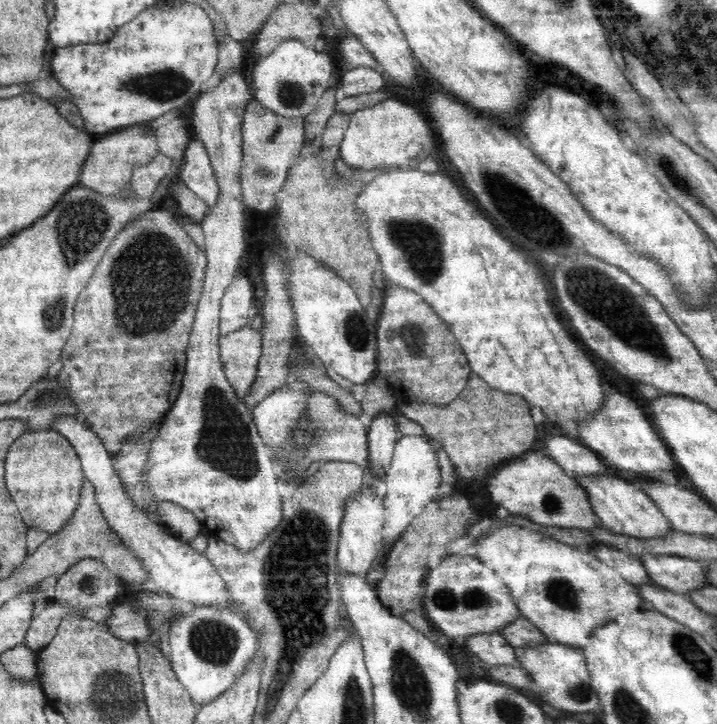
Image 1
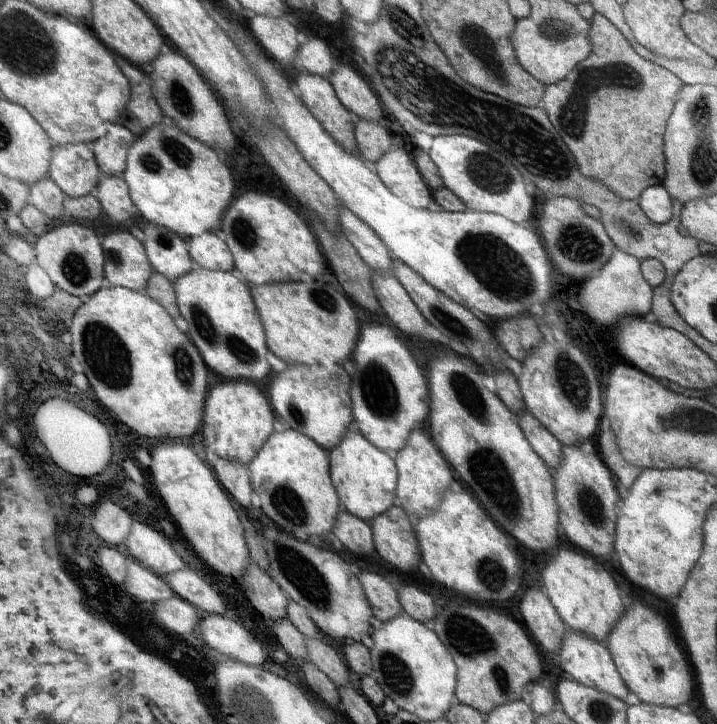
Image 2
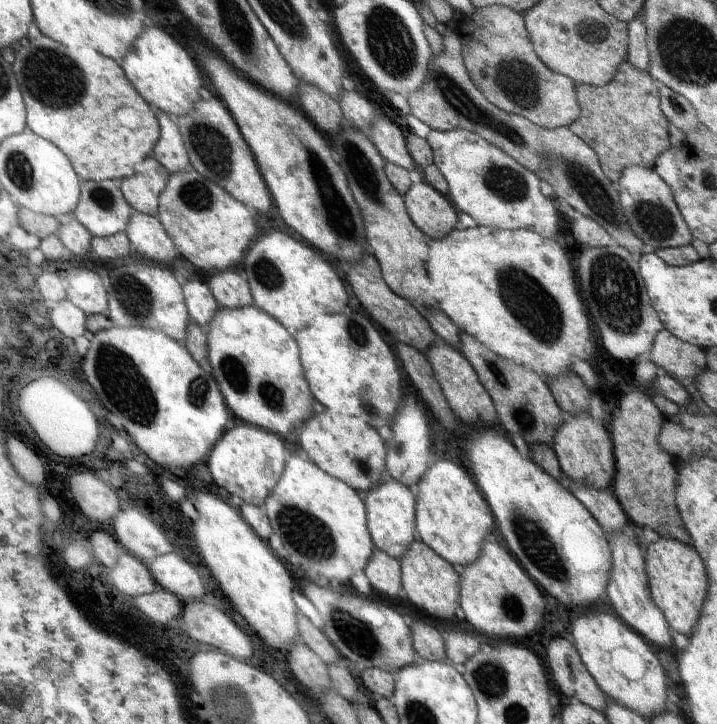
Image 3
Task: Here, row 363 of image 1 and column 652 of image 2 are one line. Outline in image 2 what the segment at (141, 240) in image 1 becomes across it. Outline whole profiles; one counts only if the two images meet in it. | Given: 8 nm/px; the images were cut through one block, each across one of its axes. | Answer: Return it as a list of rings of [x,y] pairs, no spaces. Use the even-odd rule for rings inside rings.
[[[600,13],[590,20],[590,44],[592,52],[586,60],[564,80],[544,87],[542,108],[572,152],[582,176],[598,180],[618,198],[636,201],[645,188],[663,183],[666,158],[662,136],[683,82],[639,55]]]

